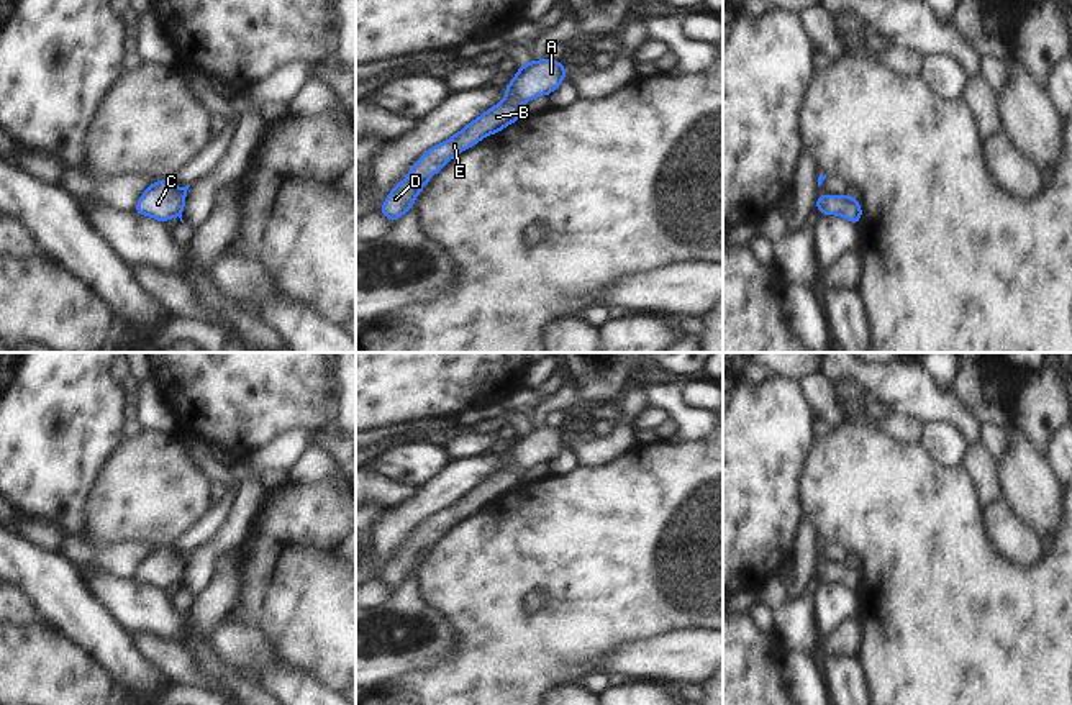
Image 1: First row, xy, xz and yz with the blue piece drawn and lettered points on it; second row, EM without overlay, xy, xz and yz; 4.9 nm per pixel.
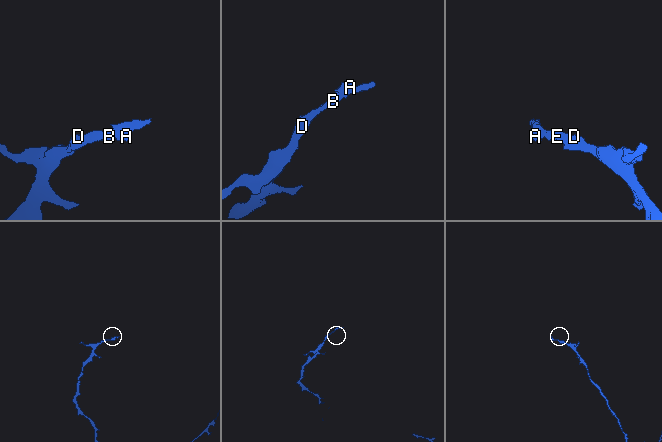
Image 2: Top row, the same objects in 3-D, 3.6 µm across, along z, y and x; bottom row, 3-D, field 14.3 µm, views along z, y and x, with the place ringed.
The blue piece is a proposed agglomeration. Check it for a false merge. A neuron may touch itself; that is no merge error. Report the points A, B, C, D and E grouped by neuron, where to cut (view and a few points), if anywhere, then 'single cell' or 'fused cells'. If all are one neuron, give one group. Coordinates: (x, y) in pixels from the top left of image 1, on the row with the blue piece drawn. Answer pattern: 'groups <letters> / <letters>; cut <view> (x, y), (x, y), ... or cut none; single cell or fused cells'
groups A B C D E; cut none; single cell

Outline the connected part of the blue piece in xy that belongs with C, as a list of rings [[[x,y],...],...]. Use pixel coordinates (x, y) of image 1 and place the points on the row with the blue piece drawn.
[[[154,180],[136,202],[134,212],[161,223],[179,216],[184,223],[182,215],[189,187],[177,187],[170,180]]]

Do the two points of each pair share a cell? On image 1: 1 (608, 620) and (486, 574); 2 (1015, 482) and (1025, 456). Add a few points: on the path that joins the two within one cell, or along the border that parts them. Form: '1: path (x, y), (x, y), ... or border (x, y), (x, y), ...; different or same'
1: path (577, 589), (563, 574), (517, 574); same
2: path (1022, 476), (1023, 463); same

